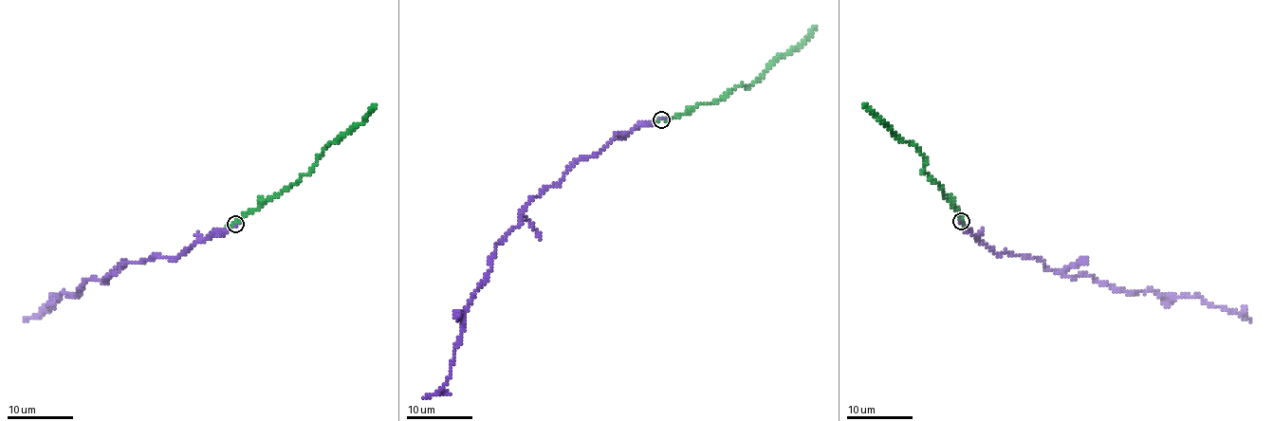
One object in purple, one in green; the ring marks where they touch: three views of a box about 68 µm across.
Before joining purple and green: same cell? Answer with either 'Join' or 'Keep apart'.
Join

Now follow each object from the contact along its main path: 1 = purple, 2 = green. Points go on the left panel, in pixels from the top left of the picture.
1: (235, 224), (175, 258), (127, 261), (105, 281), (89, 278), (74, 296), (52, 296), (45, 309), (23, 320)
2: (235, 224), (309, 173), (328, 145), (357, 128), (375, 104)

